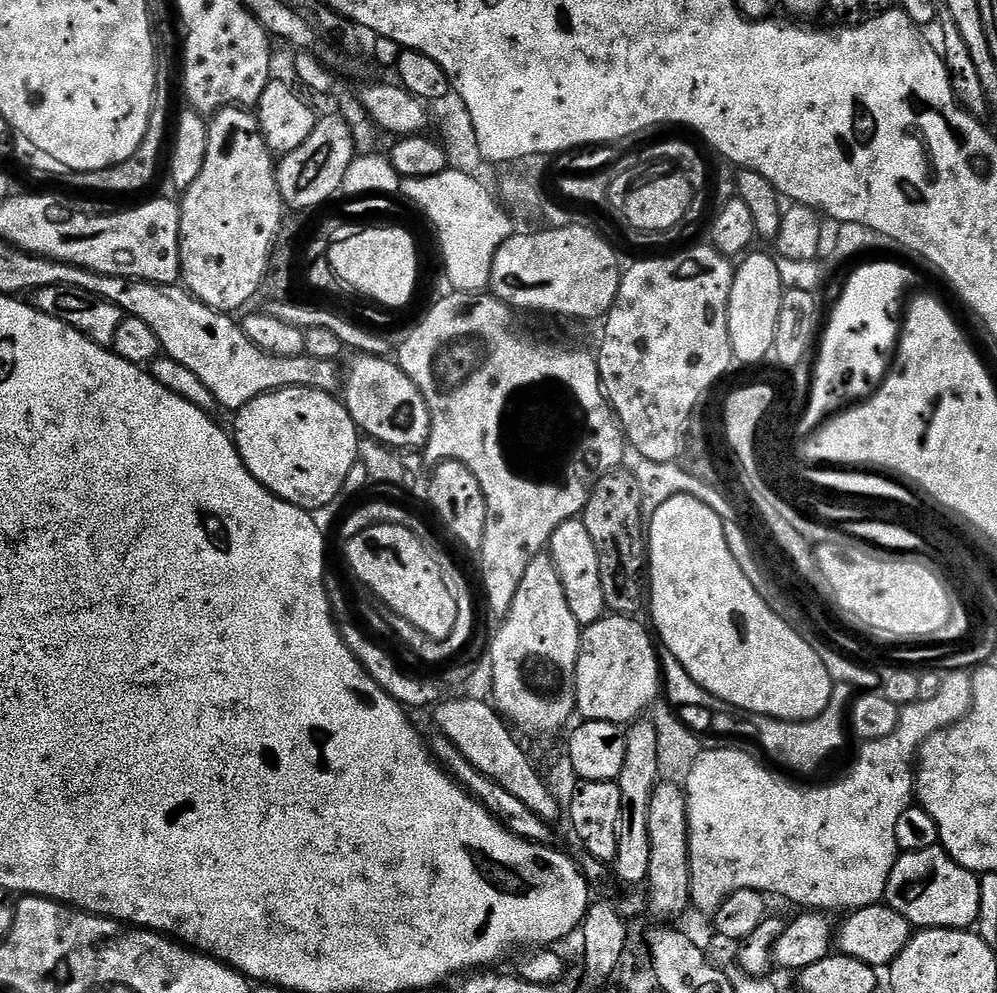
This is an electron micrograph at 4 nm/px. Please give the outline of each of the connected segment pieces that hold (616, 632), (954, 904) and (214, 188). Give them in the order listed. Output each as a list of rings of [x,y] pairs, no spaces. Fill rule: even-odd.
[[[628,614],[605,615],[603,620],[581,631],[576,667],[576,711],[584,720],[627,726],[641,719],[647,713],[644,711],[656,699],[661,699],[660,657],[653,633],[649,629],[648,632]]]
[[[937,846],[930,850],[918,850],[897,855],[896,864],[890,870],[890,878],[884,891],[884,900],[888,907],[898,910],[898,914],[902,914],[902,918],[910,921],[913,929],[971,929],[980,918],[980,882],[981,877],[977,873],[954,862],[954,858],[950,858],[943,848]]]
[[[233,106],[222,108],[208,120],[208,145],[206,146],[206,162],[202,162],[202,174],[194,178],[194,182],[189,188],[183,189],[184,200],[179,201],[180,206],[180,280],[183,287],[187,288],[196,299],[206,306],[210,306],[215,312],[227,312],[236,314],[239,308],[247,309],[255,296],[261,295],[260,283],[264,281],[264,275],[268,269],[268,256],[272,252],[272,241],[280,233],[280,223],[284,221],[286,215],[286,205],[282,194],[278,190],[276,181],[276,165],[271,150],[266,146],[266,138],[262,138],[262,130],[256,121],[255,111],[244,106]]]

